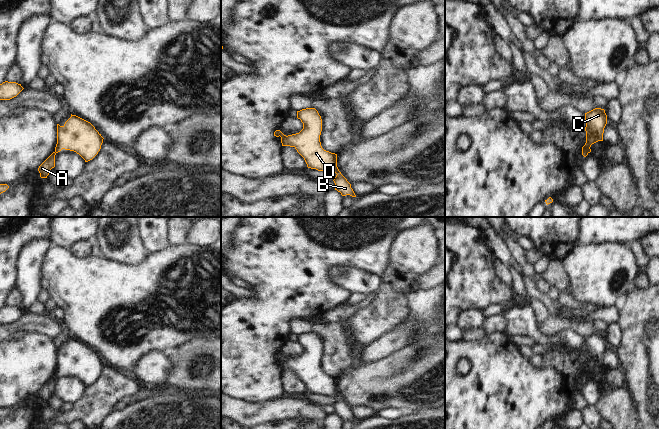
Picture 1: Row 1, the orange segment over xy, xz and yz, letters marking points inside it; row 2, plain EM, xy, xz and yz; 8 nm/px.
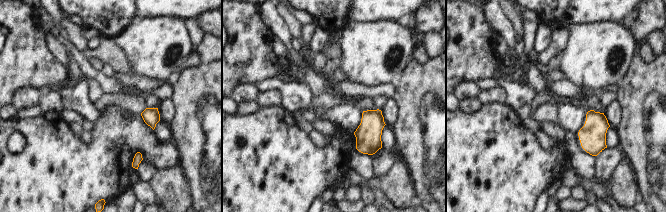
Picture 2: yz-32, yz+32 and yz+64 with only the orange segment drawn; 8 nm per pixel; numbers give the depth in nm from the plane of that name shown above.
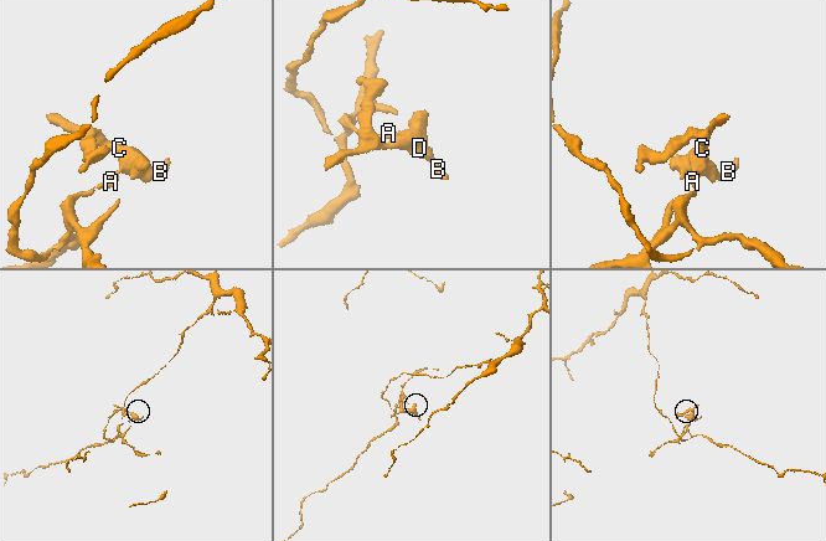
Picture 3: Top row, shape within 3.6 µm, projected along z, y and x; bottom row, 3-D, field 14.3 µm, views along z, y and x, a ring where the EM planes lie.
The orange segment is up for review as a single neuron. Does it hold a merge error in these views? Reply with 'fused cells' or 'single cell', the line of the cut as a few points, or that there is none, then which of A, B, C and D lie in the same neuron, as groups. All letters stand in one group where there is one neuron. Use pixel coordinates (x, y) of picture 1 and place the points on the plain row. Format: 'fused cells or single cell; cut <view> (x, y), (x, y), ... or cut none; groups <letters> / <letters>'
fused cells; cut yz (582, 375), (587, 377); groups A / B C D

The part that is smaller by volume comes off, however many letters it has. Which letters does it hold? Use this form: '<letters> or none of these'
B, C, D

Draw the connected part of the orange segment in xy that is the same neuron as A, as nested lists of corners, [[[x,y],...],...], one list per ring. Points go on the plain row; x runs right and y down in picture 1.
[[[53,376],[38,392],[41,402],[47,402],[49,396],[52,392],[55,391],[55,379],[56,376]]]

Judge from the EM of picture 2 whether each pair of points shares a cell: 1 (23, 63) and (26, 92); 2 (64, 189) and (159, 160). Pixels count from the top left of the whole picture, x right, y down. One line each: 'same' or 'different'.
1: different
2: same

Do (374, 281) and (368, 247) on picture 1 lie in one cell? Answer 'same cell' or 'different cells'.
same cell

